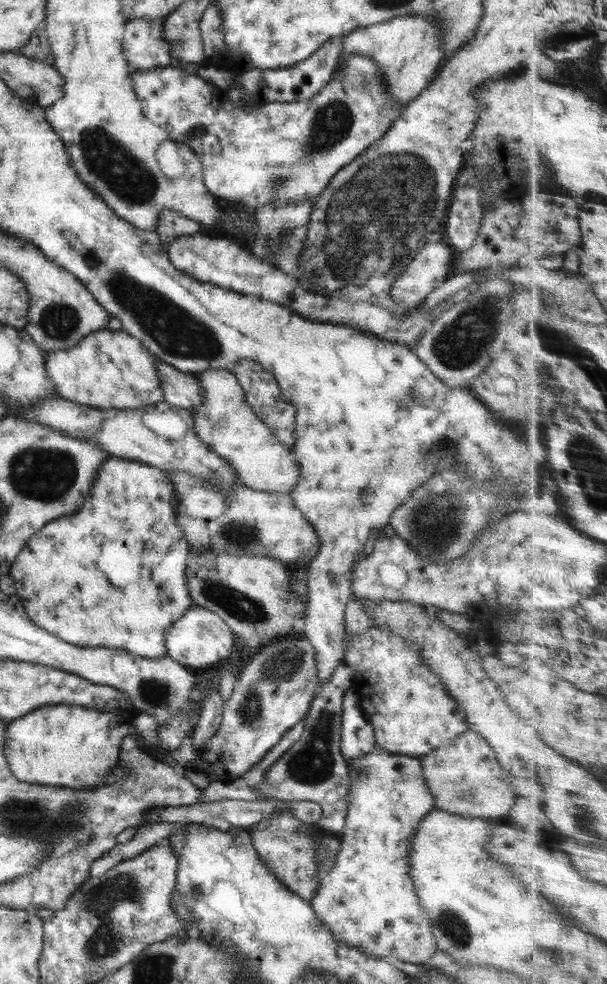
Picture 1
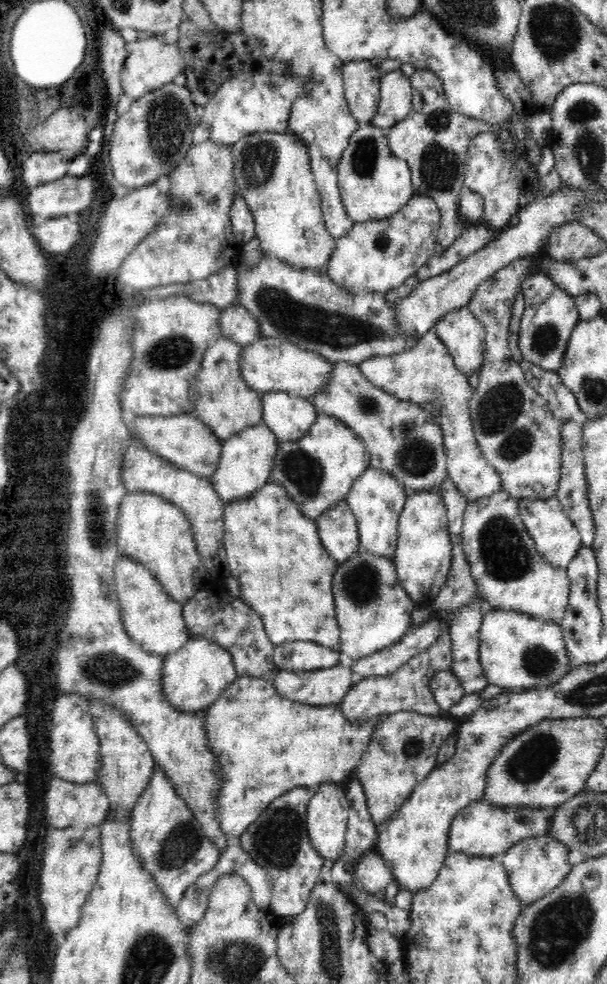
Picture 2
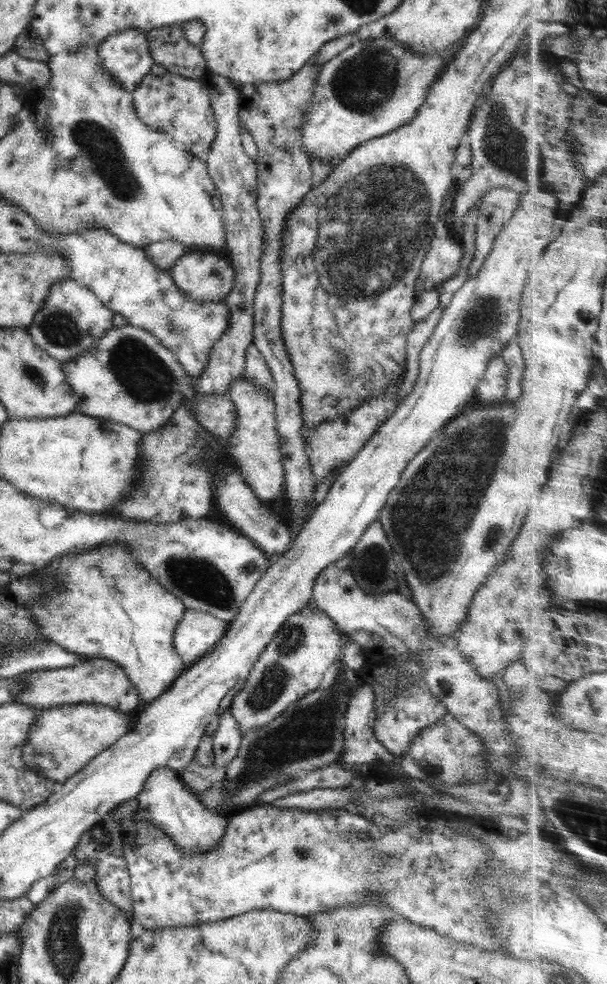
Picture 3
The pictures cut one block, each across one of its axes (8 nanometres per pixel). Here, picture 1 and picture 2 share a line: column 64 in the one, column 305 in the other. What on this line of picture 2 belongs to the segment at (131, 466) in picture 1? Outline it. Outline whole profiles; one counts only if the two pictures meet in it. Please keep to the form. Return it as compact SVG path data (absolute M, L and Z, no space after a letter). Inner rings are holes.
M272 480L253 492L252 496L225 504L224 524L226 566L239 582L239 599L260 615L270 642L275 645L296 641L314 642L341 653L341 632L332 590L333 576L339 563L323 547L315 519L304 516L285 488Z

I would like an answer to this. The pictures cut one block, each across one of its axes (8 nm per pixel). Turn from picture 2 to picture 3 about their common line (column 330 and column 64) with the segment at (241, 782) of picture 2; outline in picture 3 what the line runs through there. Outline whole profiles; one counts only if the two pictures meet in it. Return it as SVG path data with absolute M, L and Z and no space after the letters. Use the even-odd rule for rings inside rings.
M64 704L37 710L26 743L22 745L22 763L49 778L57 787L81 770L98 752L105 750L129 730L129 719L122 712L102 704Z

